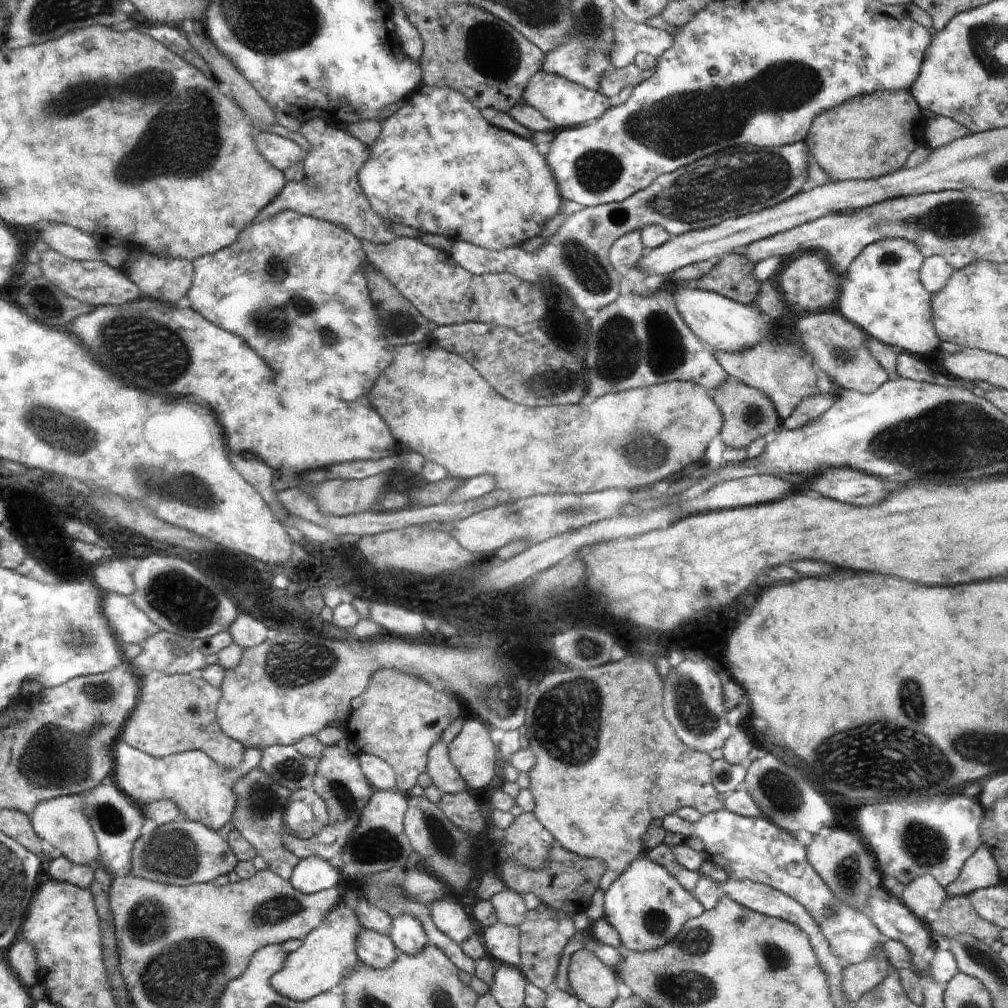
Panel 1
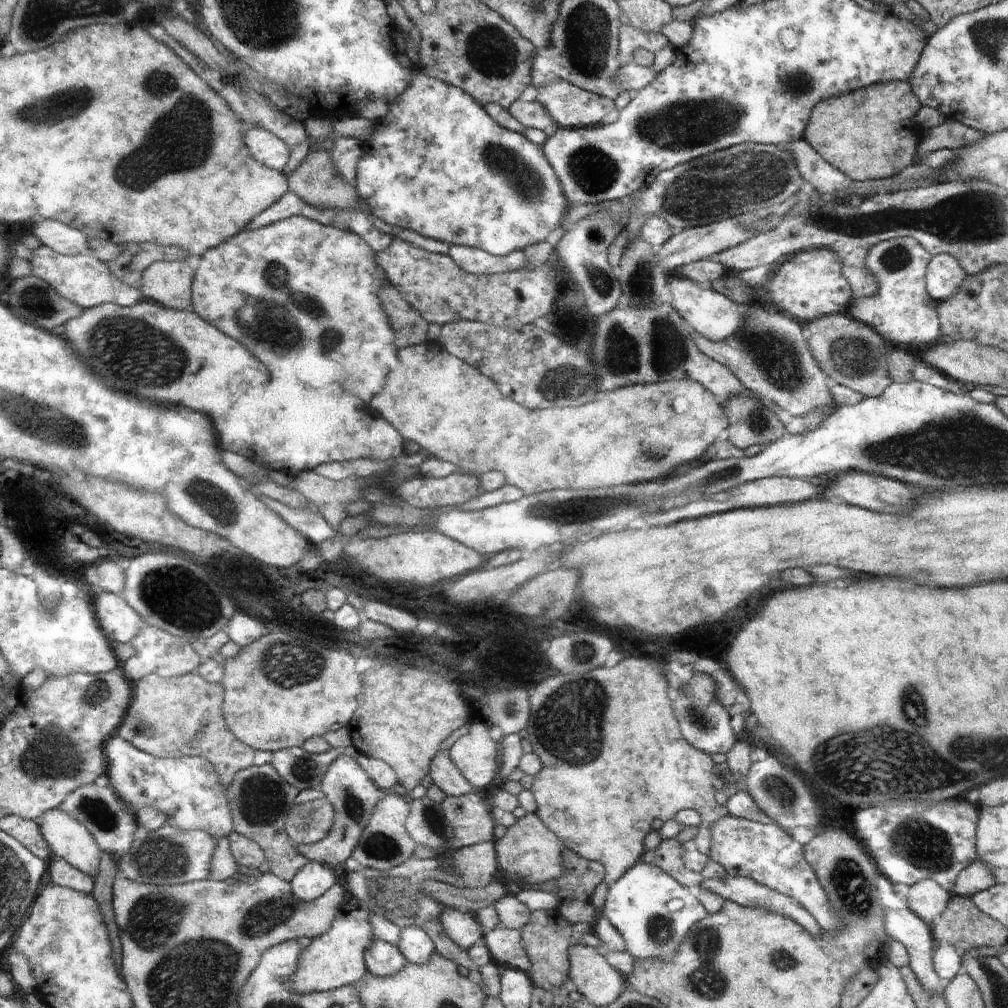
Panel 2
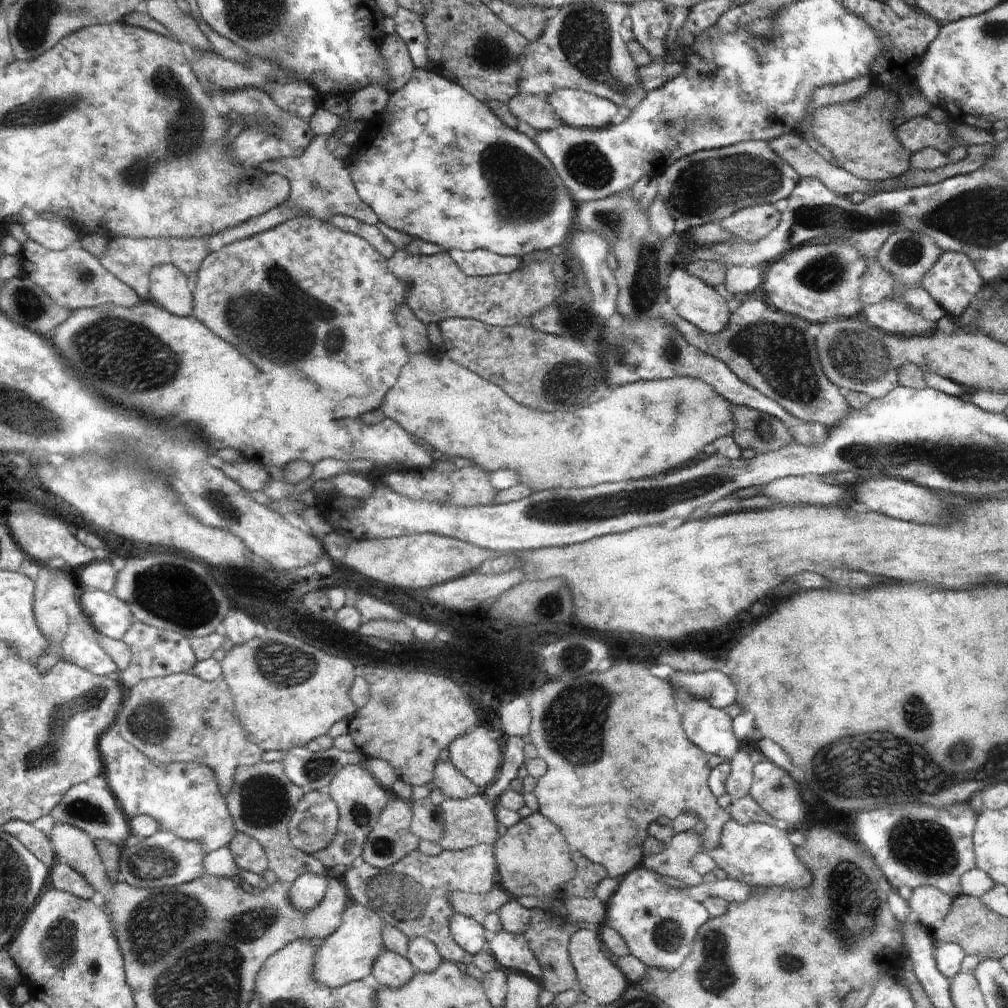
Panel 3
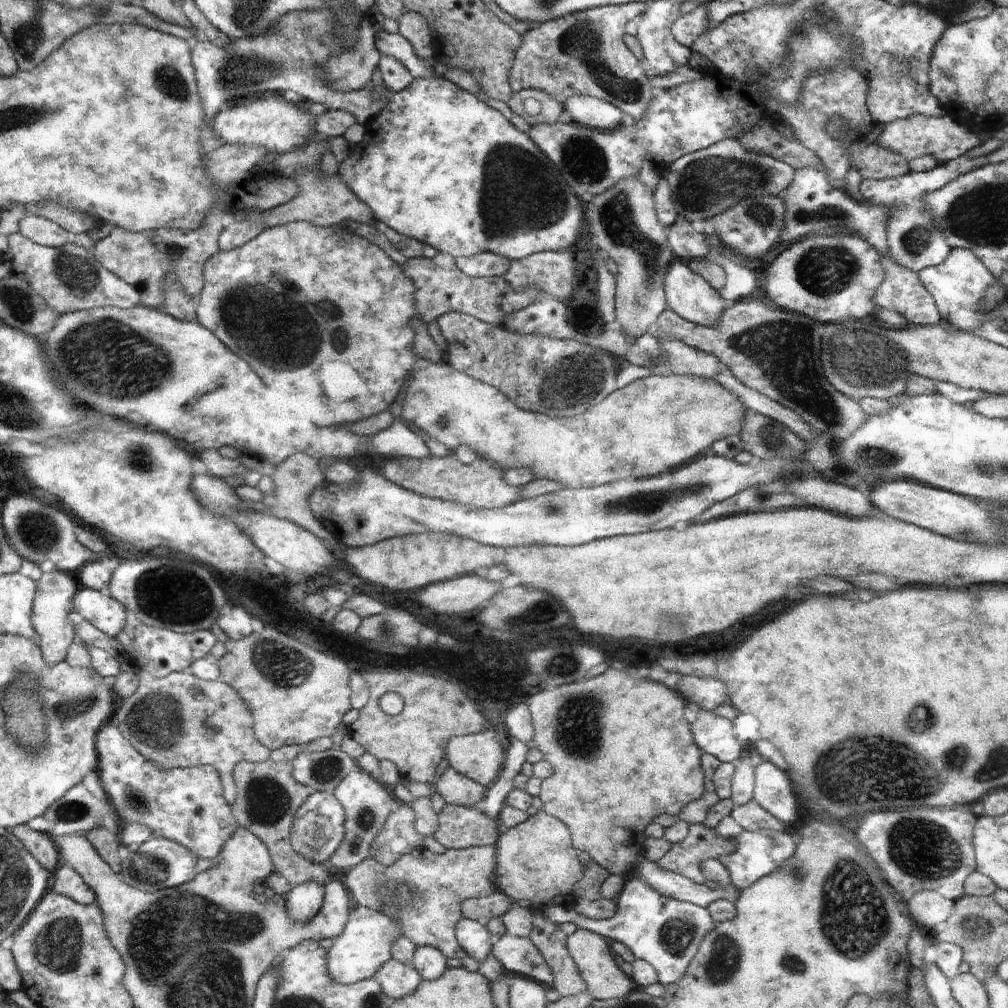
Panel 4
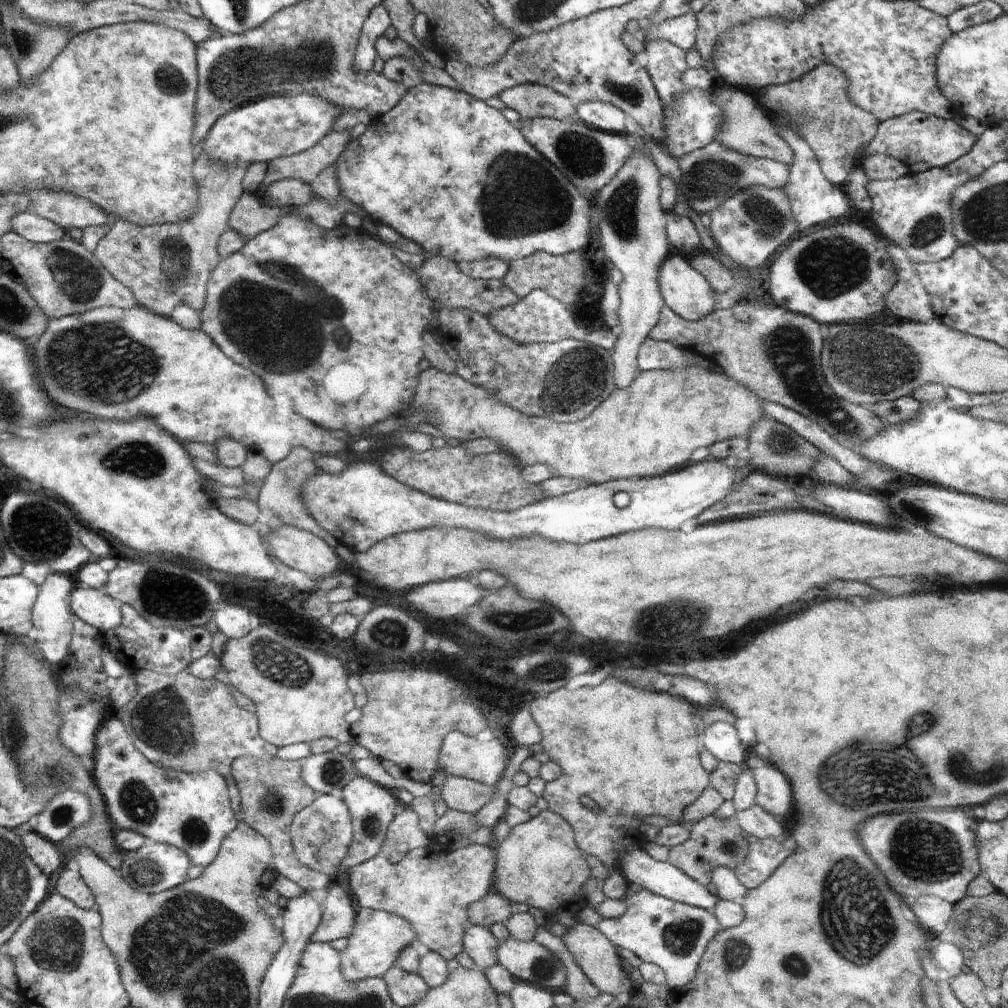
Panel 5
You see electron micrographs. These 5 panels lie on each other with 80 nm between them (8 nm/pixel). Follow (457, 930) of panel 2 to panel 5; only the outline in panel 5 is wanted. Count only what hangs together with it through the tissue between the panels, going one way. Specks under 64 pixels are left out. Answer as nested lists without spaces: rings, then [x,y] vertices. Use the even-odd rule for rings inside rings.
[[[470,925],[465,932],[463,951],[484,972],[498,963],[497,938],[487,928]]]

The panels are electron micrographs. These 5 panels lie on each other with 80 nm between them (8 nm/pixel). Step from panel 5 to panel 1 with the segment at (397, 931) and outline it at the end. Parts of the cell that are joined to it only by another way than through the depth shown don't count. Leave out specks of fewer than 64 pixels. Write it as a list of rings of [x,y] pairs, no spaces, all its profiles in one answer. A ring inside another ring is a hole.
[[[341,902],[312,933],[308,933],[303,944],[289,954],[284,968],[271,978],[272,986],[285,997],[305,1001],[324,991],[340,989],[342,982],[359,970],[357,943],[363,925],[345,902]]]

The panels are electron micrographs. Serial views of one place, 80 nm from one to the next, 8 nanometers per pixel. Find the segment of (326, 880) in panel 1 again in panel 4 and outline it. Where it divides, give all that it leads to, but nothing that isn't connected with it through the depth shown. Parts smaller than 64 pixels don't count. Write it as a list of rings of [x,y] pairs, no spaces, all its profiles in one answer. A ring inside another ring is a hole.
[[[310,881],[295,885],[285,896],[287,910],[296,923],[309,923],[320,910],[325,898],[325,887]]]

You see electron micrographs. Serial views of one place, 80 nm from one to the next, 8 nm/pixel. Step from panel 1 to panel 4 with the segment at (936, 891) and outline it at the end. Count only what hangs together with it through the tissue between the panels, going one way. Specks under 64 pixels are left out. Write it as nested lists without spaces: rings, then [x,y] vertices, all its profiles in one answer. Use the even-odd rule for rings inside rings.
[[[922,890],[912,896],[908,902],[910,914],[916,918],[918,924],[926,928],[939,928],[952,914],[953,900],[944,898],[936,891]]]

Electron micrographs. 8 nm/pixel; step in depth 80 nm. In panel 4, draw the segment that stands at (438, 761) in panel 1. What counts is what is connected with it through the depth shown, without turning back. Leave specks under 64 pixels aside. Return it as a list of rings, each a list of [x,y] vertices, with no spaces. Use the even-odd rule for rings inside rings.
[[[449,766],[438,780],[436,790],[448,804],[474,807],[486,797],[488,788]]]

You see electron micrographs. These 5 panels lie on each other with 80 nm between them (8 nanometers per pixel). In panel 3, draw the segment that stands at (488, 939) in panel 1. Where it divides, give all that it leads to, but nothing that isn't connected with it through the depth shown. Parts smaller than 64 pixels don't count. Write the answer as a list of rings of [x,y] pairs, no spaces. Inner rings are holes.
[[[504,930],[492,934],[487,950],[497,960],[498,966],[524,973],[536,980],[542,976],[541,964],[523,934],[512,934]]]

